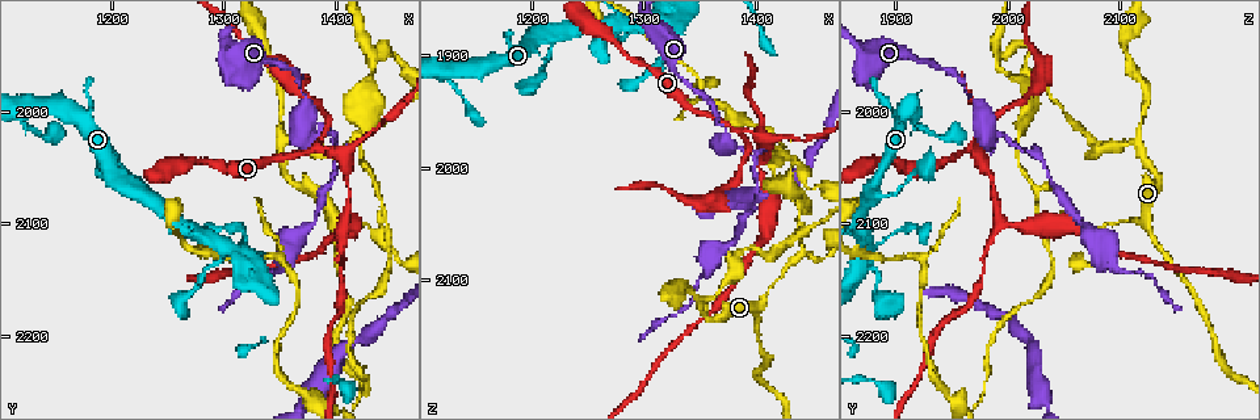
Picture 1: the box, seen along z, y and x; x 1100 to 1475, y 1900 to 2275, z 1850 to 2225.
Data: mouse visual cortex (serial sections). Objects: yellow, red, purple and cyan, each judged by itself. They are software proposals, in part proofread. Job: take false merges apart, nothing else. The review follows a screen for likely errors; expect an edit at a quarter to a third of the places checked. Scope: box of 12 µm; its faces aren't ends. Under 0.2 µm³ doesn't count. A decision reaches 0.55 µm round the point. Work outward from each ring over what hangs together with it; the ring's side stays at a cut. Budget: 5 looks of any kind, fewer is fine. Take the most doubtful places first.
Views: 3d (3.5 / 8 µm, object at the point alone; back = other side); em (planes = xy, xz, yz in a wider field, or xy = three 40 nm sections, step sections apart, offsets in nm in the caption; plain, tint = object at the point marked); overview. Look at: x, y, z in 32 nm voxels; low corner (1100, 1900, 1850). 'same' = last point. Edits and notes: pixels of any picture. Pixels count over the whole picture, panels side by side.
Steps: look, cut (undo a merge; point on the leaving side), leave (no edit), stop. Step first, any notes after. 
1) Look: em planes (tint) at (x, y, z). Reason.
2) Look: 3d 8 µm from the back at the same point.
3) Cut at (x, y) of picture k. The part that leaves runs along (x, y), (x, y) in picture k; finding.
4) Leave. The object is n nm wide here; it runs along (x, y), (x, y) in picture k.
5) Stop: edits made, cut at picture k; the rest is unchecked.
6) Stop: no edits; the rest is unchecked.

Look: 3d 3.5 µm at (1384, 2032, 1968). A fork.

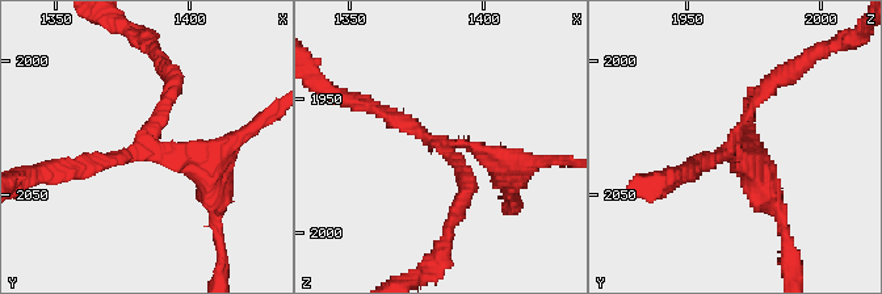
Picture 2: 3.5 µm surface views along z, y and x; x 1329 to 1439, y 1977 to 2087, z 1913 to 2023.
Look: em xy step 2 (plain) at (1383, 2032, 1966). Need the tissue.

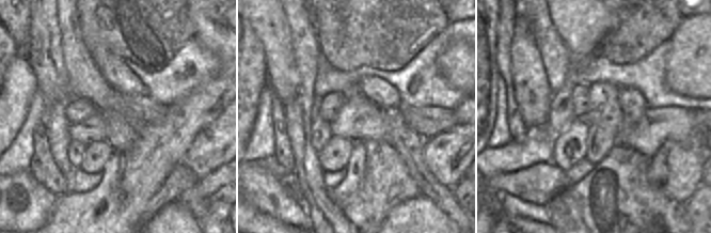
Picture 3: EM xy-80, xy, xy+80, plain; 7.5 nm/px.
Look: em xy step 2 (tint) at the same point. With the object marked.

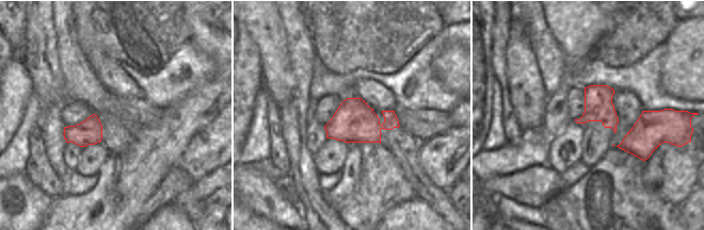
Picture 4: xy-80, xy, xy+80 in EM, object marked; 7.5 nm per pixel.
Leave. The arms are 150, 200, 250 nm wide; all the same cell.

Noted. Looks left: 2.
Look: 3d 3.5 µm at (1408, 2096, 1992). Branch point.

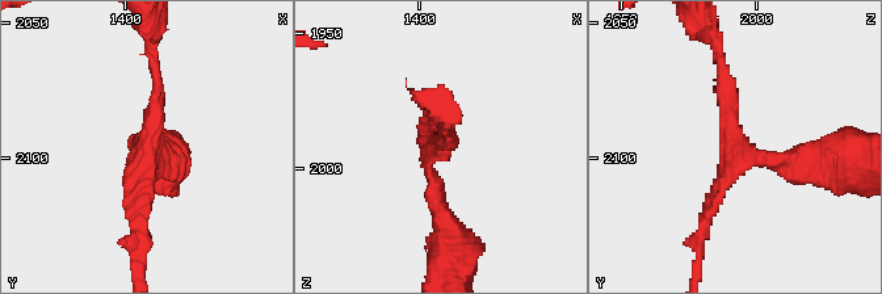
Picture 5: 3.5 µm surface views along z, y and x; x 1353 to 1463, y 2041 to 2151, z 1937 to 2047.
Leave. It runs along (721, 61), (740, 154), (809, 162) in picture 5; continuous, no second cell.

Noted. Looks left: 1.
Stop: no edits; the rest is unchecked.

